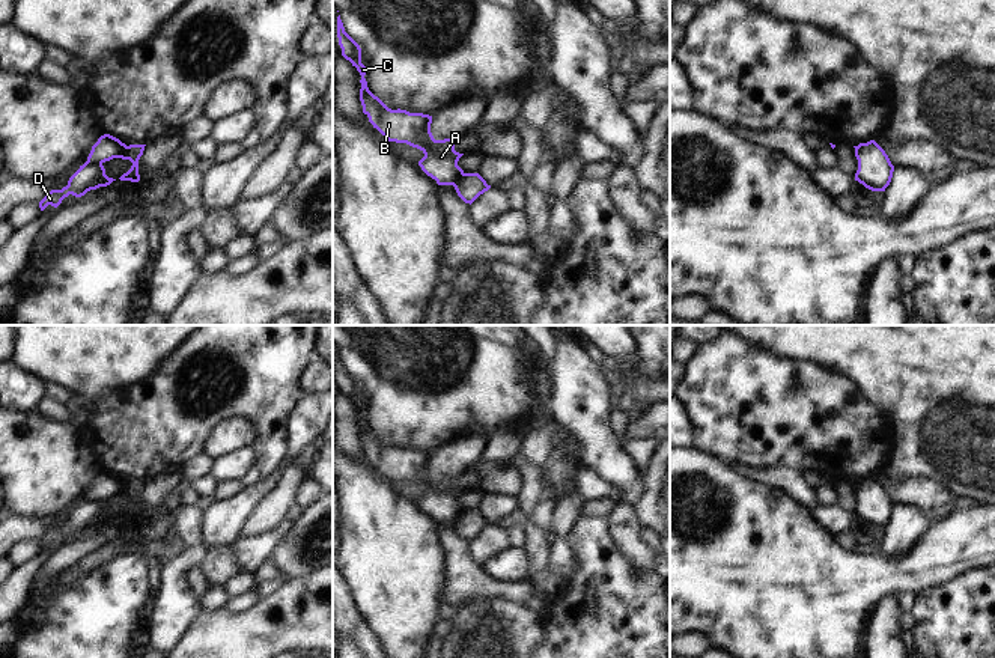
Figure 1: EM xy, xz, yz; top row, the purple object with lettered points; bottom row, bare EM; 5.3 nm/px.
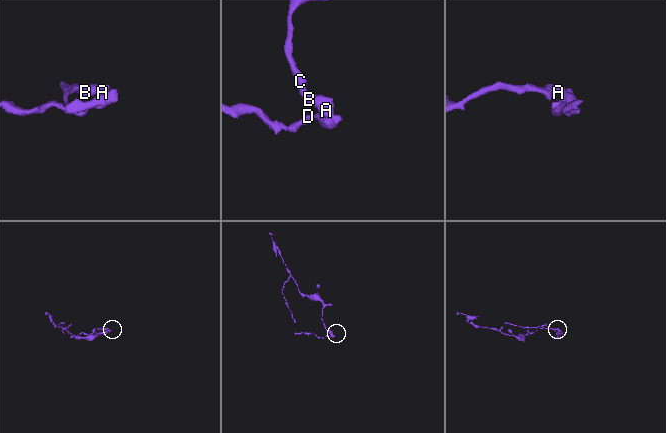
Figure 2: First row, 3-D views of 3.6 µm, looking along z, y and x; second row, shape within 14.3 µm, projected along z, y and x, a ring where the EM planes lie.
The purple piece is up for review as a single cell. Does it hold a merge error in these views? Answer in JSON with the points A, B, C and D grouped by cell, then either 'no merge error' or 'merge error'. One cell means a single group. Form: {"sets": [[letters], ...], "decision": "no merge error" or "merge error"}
{"sets": [["A", "B", "C"], ["D"]], "decision": "merge error"}

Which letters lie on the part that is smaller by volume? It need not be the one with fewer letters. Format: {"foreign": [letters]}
{"foreign": ["D"]}

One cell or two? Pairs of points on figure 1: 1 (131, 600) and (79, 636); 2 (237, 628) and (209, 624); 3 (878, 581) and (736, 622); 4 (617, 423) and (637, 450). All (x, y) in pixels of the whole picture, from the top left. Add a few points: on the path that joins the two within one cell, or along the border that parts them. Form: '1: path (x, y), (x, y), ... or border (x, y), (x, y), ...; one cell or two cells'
1: path (118, 600), (92, 624); one cell
2: path (231, 628), (216, 628); one cell
3: path (843, 587), (813, 600), (771, 600); one cell
4: path (620, 431), (629, 444); one cell

